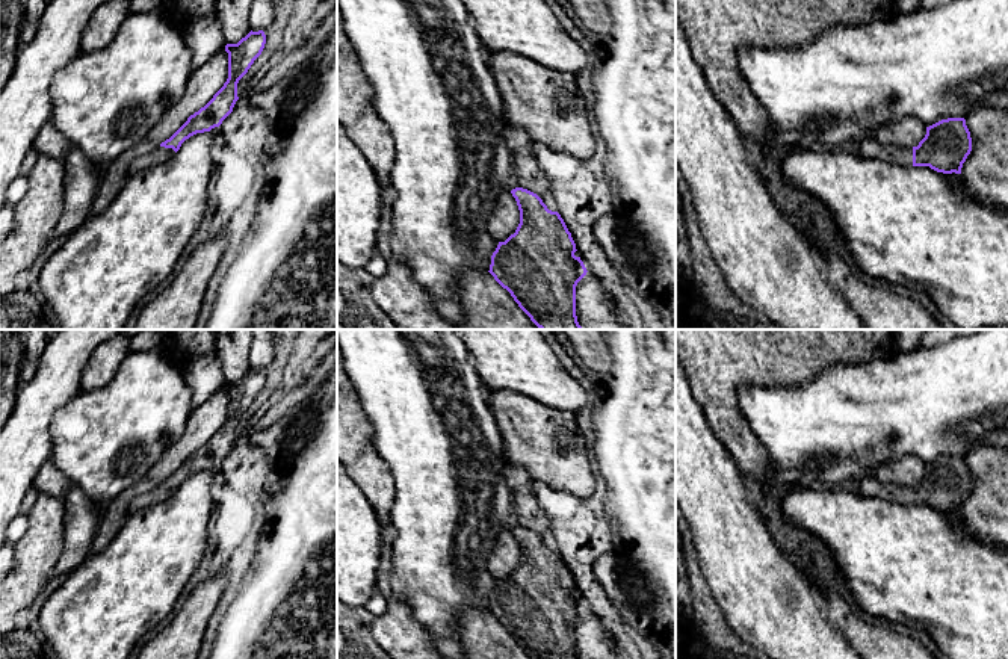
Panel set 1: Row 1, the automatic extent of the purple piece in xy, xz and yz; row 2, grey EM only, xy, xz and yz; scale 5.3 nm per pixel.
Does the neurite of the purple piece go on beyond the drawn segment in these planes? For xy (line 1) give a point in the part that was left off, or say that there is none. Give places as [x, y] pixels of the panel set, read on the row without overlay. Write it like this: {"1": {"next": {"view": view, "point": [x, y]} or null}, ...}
{"1": {"next": {"view": "xy", "point": [151, 498]}}}

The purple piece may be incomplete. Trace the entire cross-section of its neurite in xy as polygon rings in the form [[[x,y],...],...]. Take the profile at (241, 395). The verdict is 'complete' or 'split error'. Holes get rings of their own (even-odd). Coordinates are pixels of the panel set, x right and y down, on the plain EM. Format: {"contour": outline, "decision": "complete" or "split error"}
{"contour": [[[263,369],[249,370],[237,382],[227,382],[228,391],[228,417],[213,437],[190,453],[187,459],[157,487],[144,494],[138,494],[128,505],[128,512],[141,512],[169,499],[181,485],[181,482],[196,472],[210,470],[219,466],[222,459],[233,450],[237,435],[237,422],[248,411],[254,399],[261,393],[266,382]]], "decision": "split error"}

